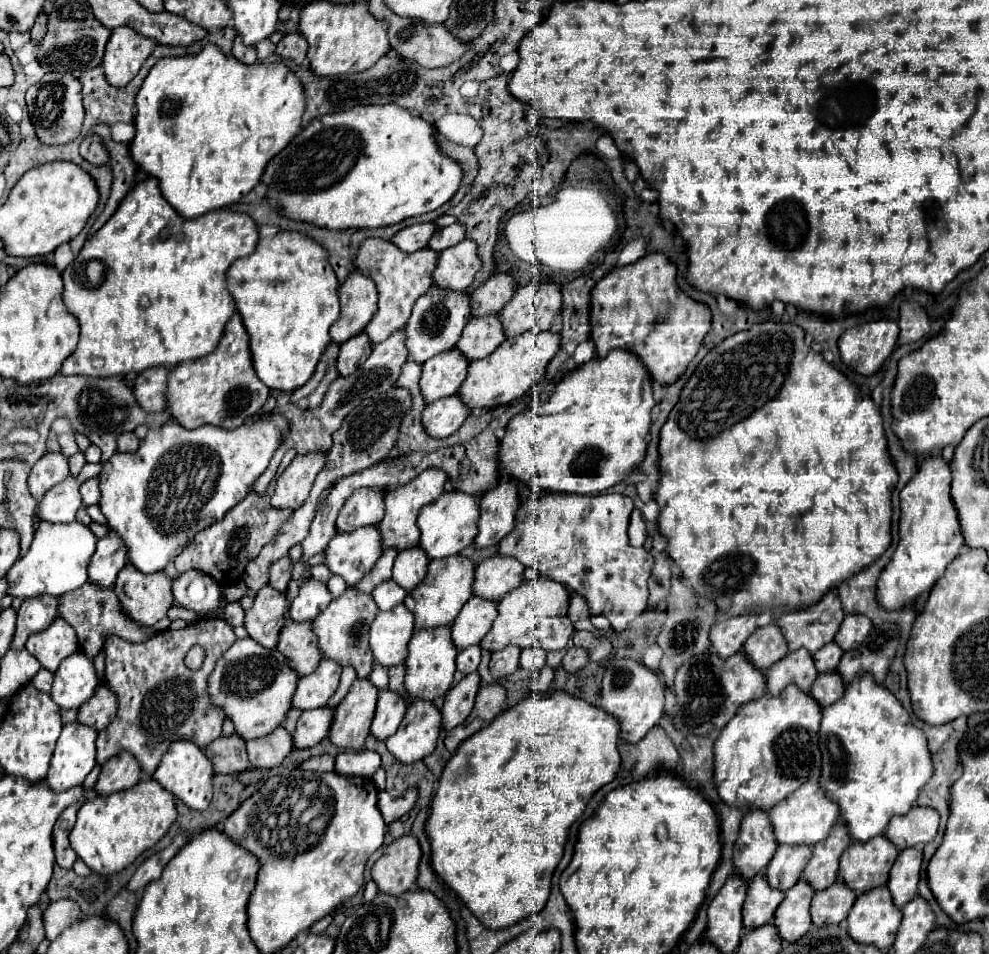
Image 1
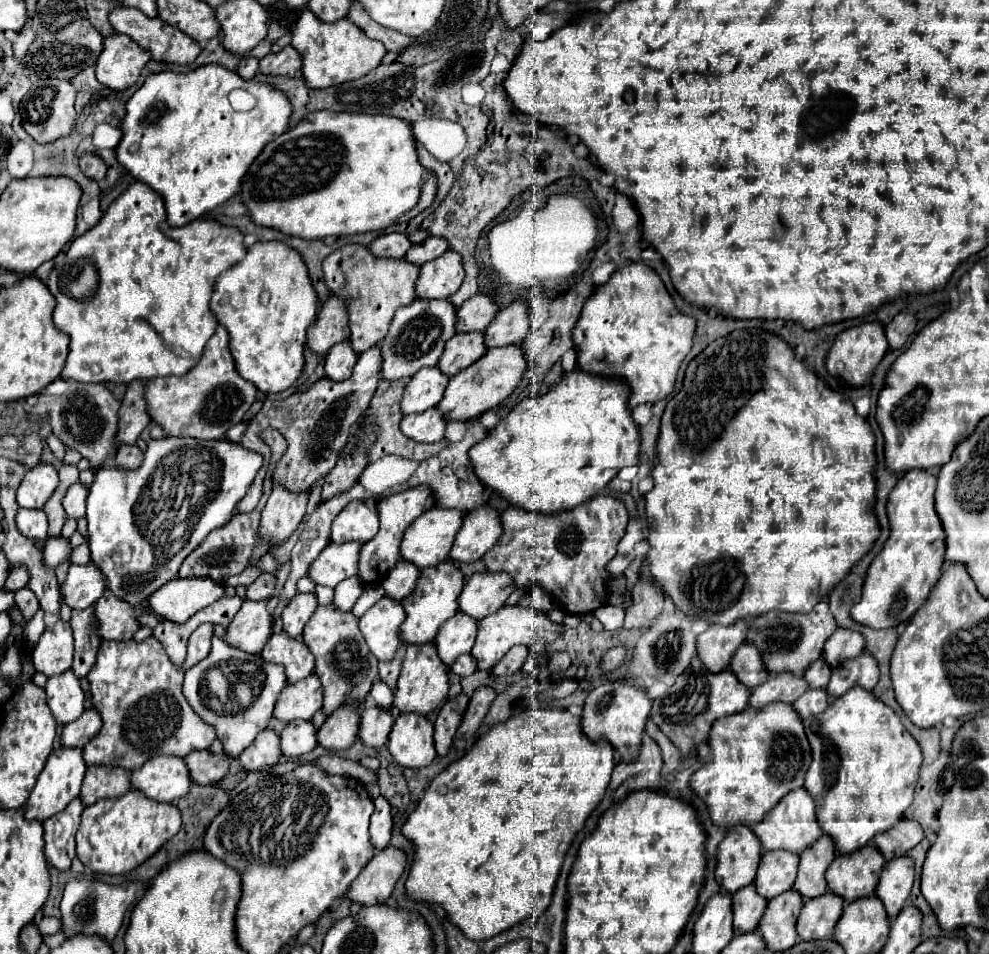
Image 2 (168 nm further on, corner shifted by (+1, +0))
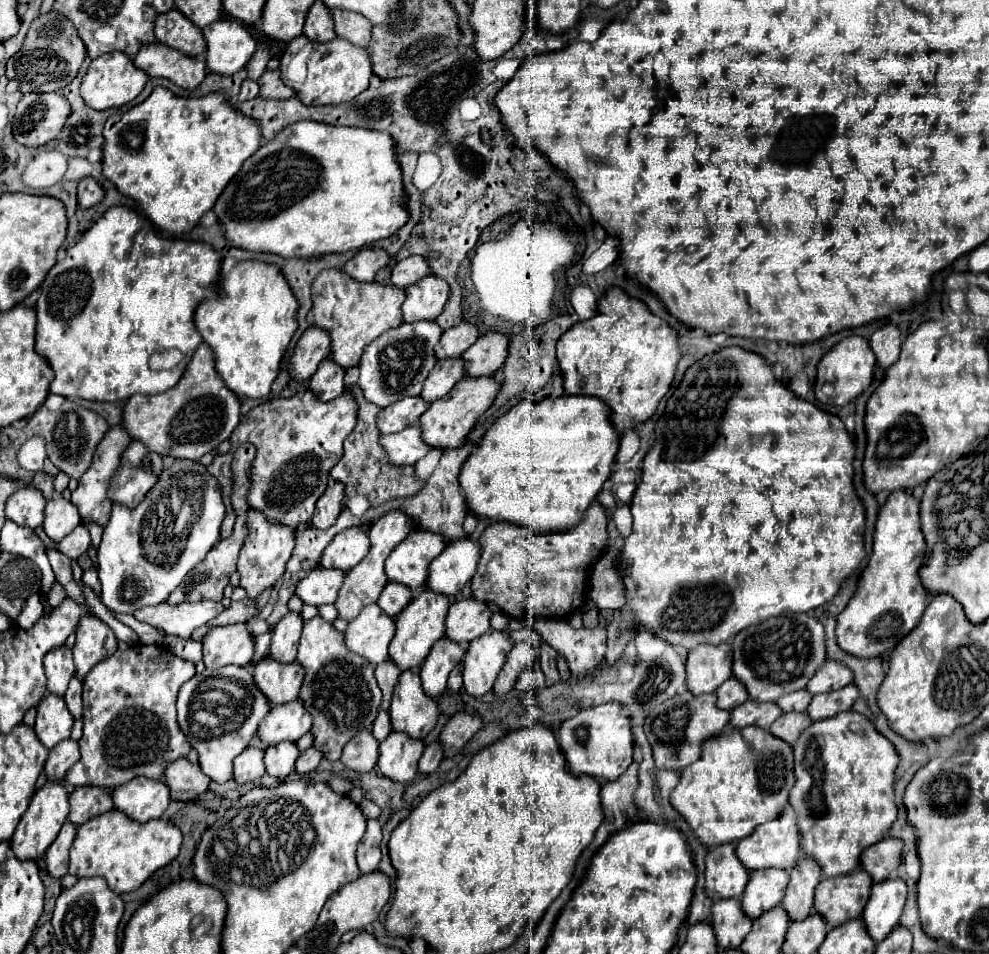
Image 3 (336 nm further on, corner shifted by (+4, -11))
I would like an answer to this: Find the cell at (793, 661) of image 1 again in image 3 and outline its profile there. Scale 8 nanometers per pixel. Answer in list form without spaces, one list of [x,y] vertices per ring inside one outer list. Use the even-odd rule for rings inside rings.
[[[755,700],[743,702],[739,708],[731,710],[731,726],[733,728],[745,728],[745,726],[759,726],[759,728],[769,728],[783,710],[777,704],[755,704]]]

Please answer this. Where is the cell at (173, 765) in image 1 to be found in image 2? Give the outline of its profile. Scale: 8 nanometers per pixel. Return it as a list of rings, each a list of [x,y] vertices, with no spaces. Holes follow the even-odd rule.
[[[166,755],[152,757],[146,765],[132,771],[130,783],[132,789],[160,803],[174,803],[178,797],[186,795],[192,785],[184,759]]]

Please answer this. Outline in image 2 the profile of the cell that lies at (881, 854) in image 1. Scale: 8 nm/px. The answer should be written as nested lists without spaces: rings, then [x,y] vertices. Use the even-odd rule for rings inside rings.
[[[872,845],[858,853],[850,853],[850,857],[836,857],[826,871],[828,889],[844,901],[870,897],[874,895],[882,867],[884,857]]]

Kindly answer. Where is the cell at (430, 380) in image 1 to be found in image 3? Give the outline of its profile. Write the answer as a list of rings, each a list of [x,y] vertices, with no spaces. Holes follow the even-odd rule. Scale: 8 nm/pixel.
[[[409,396],[397,400],[377,416],[377,428],[381,430],[381,434],[401,432],[409,424],[417,424],[421,414],[427,410],[427,406],[429,402],[425,402],[421,396]]]

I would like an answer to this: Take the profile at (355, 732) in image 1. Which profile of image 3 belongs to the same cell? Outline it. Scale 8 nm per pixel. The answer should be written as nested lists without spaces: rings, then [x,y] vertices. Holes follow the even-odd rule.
[[[311,746],[311,748],[307,748],[305,752],[299,754],[299,758],[297,758],[297,762],[295,762],[295,770],[297,770],[299,774],[311,772],[311,770],[315,770],[315,768],[319,766],[319,762],[321,762],[323,758],[325,758],[323,752],[321,752],[319,748]]]

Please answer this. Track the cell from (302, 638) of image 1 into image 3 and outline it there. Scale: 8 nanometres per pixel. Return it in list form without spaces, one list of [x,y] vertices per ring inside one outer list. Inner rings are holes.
[[[271,656],[255,664],[255,672],[253,672],[255,684],[269,698],[273,706],[297,700],[299,688],[303,684],[303,676],[305,676],[305,668],[299,662],[279,664],[277,660],[271,660]]]

